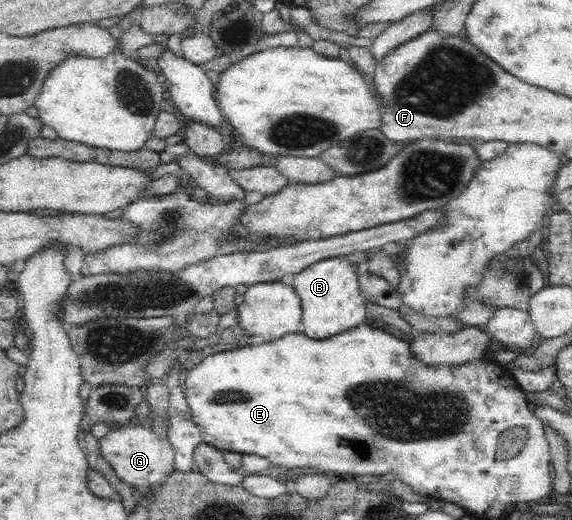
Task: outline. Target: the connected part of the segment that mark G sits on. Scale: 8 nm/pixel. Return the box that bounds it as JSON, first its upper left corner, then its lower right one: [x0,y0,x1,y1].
[100,424,176,490]

